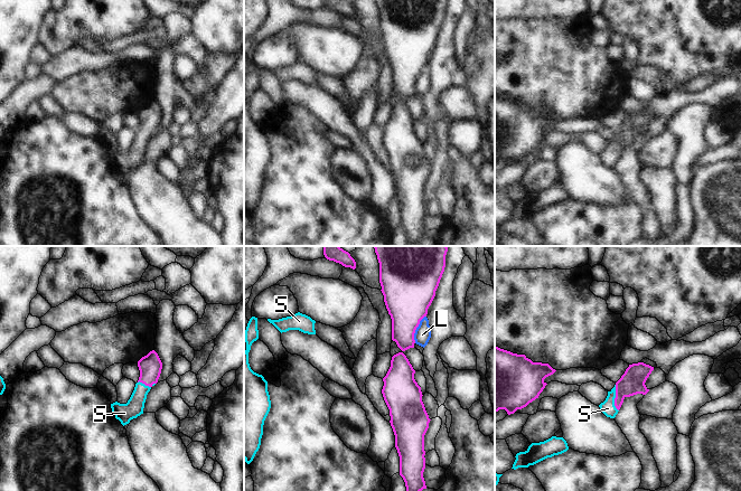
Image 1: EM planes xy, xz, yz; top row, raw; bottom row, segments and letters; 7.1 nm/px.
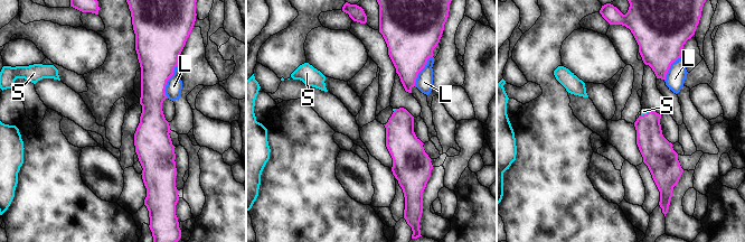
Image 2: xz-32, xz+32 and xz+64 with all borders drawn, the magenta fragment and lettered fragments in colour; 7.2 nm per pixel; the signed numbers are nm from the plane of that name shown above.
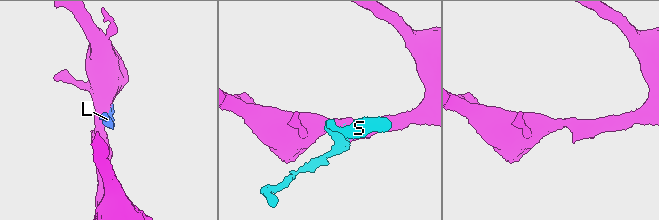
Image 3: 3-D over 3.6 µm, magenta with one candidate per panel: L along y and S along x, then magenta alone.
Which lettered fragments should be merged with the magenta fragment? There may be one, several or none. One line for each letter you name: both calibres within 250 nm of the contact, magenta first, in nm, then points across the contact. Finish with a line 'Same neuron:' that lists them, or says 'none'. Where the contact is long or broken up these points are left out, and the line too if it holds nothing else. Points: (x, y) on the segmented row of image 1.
S: Thickness 180 nm (magenta) against 100 nm. Path across: yz (631, 383), (615, 398), (608, 408)
Same neuron: S.

